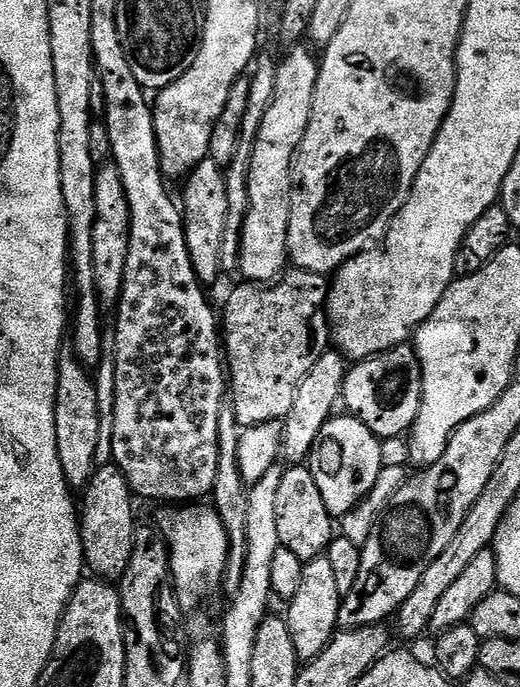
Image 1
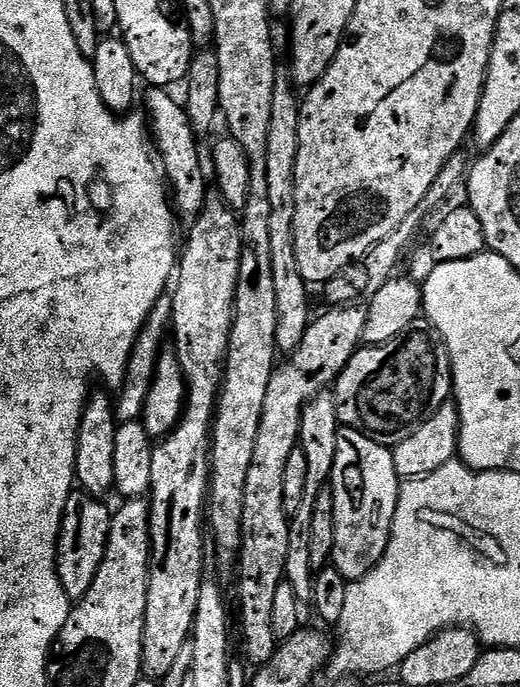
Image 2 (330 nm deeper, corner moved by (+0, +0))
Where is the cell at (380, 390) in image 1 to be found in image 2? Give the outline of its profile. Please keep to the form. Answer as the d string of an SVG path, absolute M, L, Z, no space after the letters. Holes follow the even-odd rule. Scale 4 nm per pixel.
M421 318L406 326L402 334L390 338L390 342L357 348L335 382L334 395L337 418L343 427L358 430L366 434L366 438L385 446L402 442L402 438L410 438L410 434L414 434L414 430L418 430L418 426L422 426L430 414L449 403L453 395L452 363L442 334L427 318Z

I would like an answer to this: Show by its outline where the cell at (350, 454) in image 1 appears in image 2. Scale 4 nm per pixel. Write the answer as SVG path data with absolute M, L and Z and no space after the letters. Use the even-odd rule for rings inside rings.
M353 428L337 430L337 456L330 481L334 514L331 563L350 582L362 579L386 554L392 537L394 510L398 506L400 475L394 470L391 447L366 438Z

